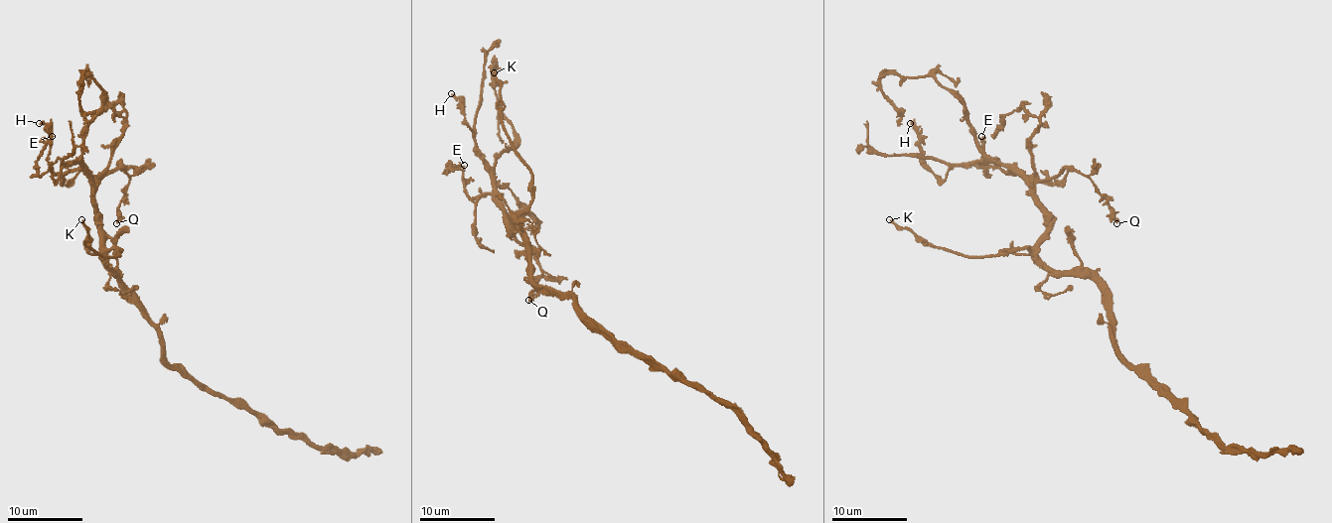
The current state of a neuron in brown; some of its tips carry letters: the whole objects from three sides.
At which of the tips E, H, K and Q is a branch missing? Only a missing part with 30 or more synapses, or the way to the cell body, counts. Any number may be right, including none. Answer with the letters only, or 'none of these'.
K

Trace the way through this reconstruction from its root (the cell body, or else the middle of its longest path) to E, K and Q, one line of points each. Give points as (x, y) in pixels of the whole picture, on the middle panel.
E: (531, 271), (526, 233), (515, 220), (510, 229), (489, 194), (466, 192), (462, 171), (449, 167), (464, 165)
K: (531, 271), (529, 241), (518, 216), (531, 199), (531, 173), (506, 131), (500, 82), (494, 72)
Q: (531, 271), (529, 241), (515, 220), (510, 229), (508, 218), (515, 237), (531, 250), (541, 271), (528, 300)

